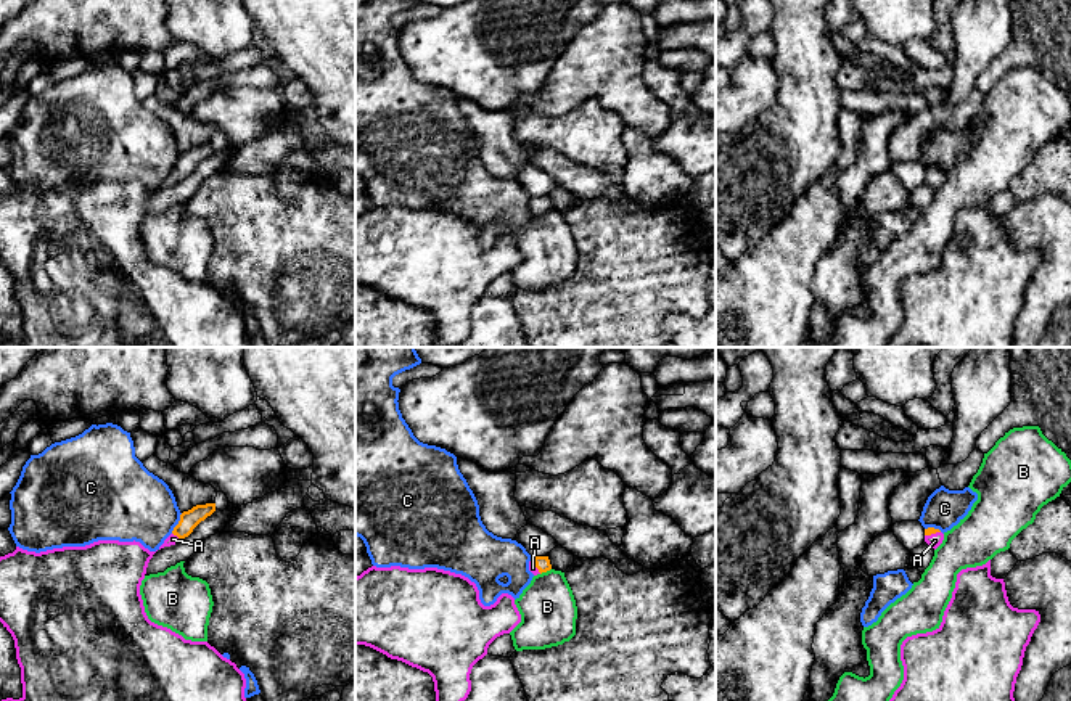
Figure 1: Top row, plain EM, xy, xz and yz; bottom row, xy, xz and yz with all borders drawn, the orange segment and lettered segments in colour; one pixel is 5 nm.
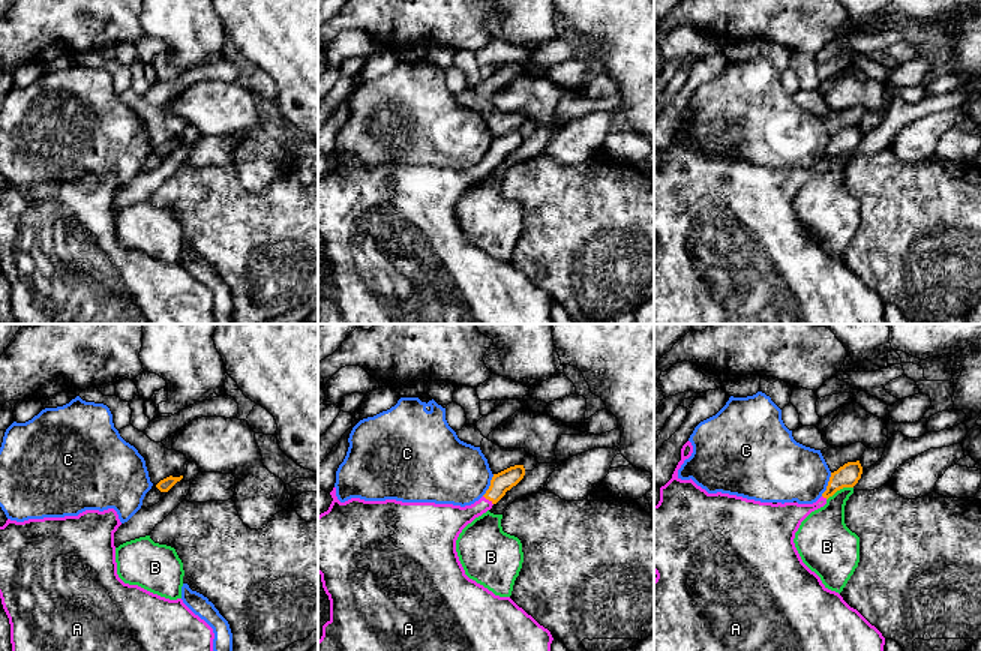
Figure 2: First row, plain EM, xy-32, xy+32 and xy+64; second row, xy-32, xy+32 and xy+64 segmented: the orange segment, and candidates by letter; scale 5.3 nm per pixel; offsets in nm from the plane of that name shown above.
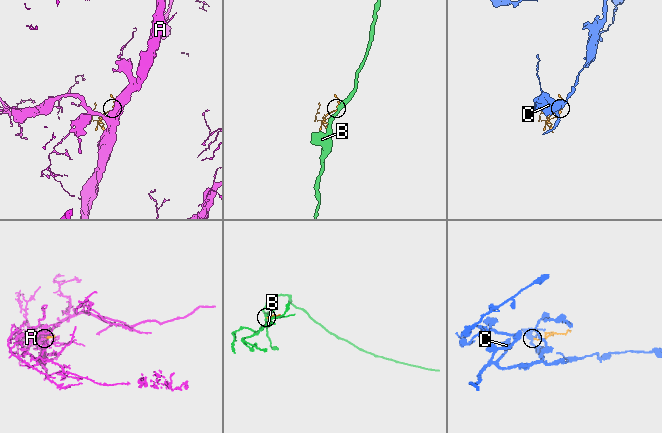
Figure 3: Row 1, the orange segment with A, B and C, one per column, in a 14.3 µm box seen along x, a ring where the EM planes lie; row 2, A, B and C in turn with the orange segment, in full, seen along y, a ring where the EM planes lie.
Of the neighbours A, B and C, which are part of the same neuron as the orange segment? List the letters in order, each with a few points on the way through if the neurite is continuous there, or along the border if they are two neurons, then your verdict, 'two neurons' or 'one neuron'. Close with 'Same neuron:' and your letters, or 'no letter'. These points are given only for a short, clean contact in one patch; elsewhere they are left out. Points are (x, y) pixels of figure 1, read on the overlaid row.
A: way xz (542, 563), (536, 566), (533, 568); one neuron
B: border xz (550, 568), (541, 574); two neurons
C: border xy (182, 513), (171, 532); two neurons
Same neuron: A

